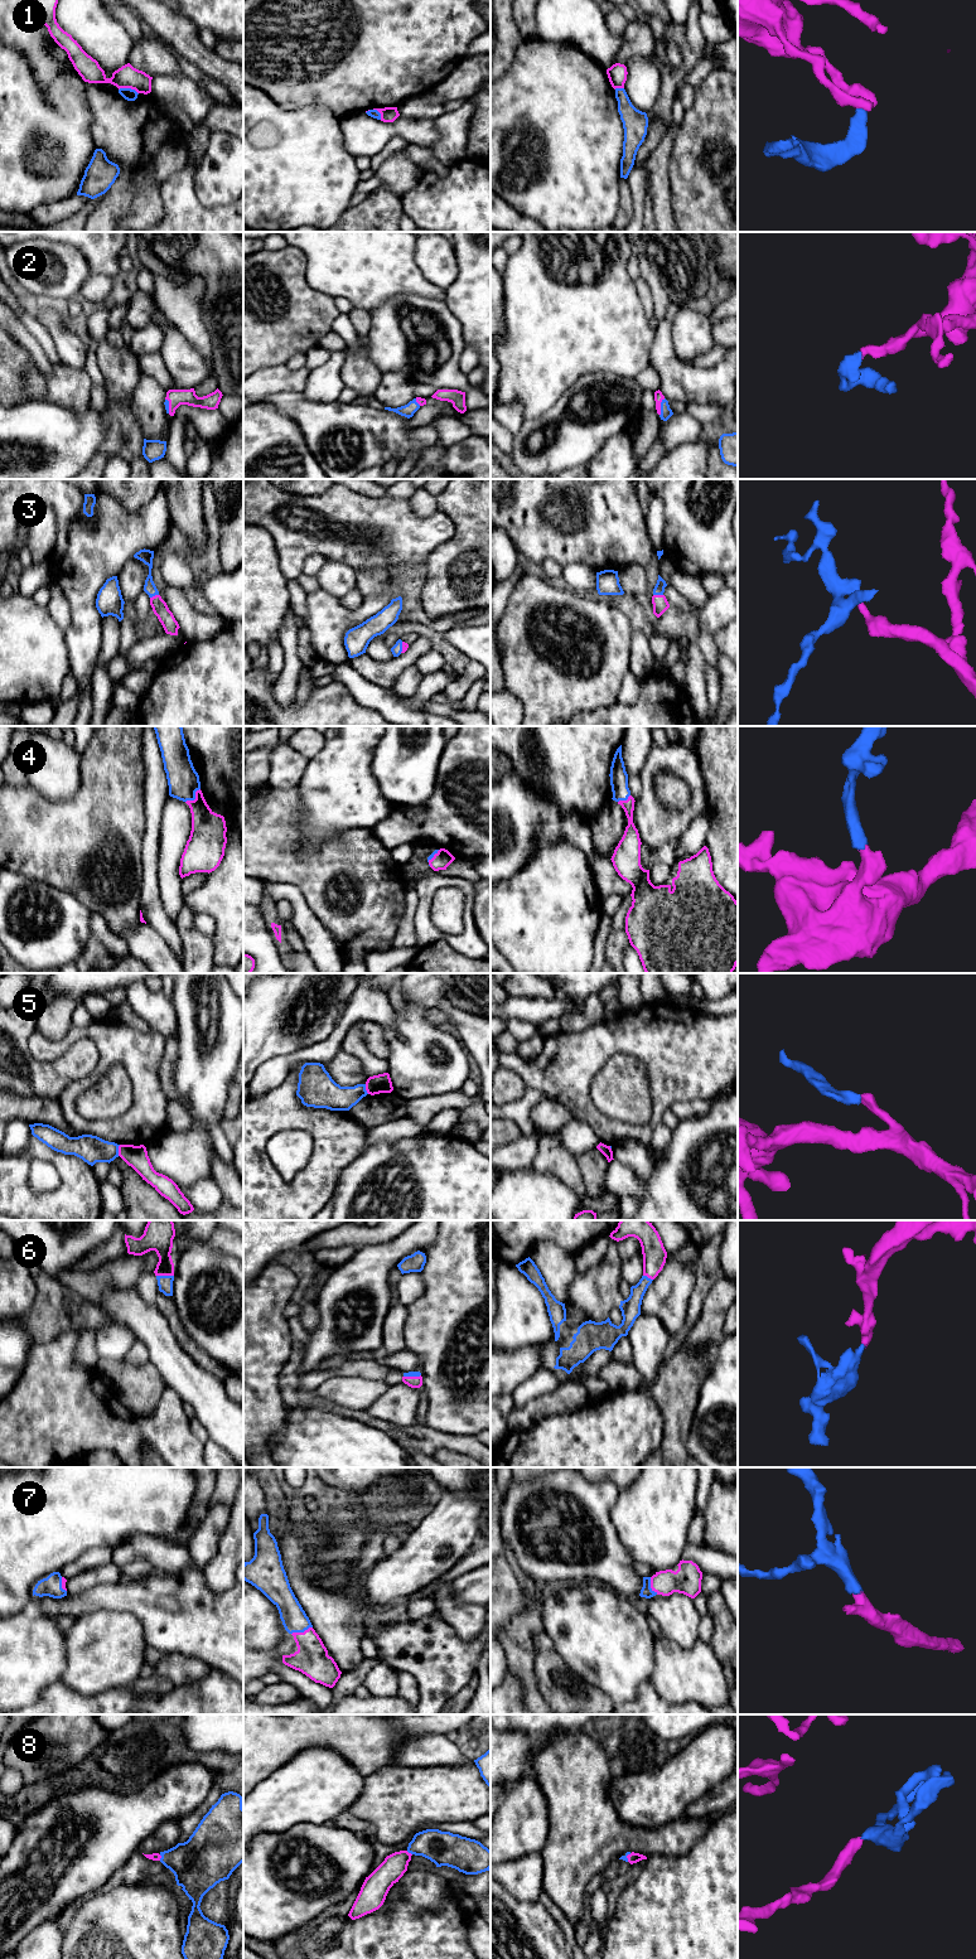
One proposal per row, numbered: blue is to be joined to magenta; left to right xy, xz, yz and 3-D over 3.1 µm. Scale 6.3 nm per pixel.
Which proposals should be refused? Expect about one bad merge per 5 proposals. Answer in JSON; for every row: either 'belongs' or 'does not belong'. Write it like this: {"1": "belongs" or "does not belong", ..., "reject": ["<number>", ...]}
{"1": "does not belong", "2": "belongs", "3": "belongs", "4": "belongs", "5": "does not belong", "6": "belongs", "7": "belongs", "8": "belongs", "reject": ["1", "5"]}

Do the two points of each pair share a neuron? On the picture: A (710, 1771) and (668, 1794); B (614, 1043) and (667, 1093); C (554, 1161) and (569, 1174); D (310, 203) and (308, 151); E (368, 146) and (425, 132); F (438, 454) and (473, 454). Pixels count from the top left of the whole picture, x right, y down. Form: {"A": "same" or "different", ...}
{"A": "same", "B": "same", "C": "same", "D": "same", "E": "same", "F": "same"}

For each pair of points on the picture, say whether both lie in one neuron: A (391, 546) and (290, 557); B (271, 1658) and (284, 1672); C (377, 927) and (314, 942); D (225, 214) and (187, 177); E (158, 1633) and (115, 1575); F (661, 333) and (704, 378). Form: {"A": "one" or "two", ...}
{"A": "one", "B": "two", "C": "two", "D": "one", "E": "two", "F": "one"}

